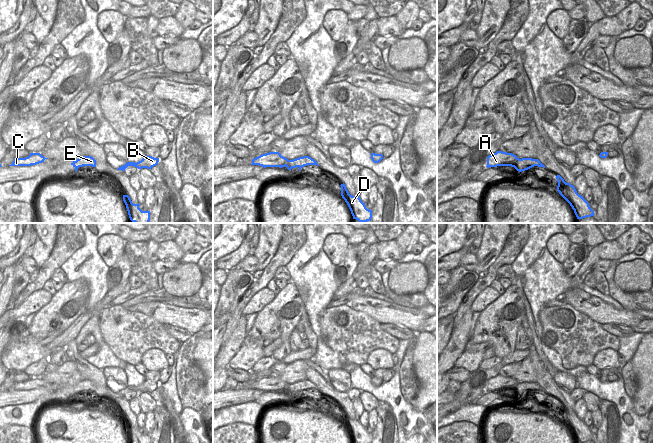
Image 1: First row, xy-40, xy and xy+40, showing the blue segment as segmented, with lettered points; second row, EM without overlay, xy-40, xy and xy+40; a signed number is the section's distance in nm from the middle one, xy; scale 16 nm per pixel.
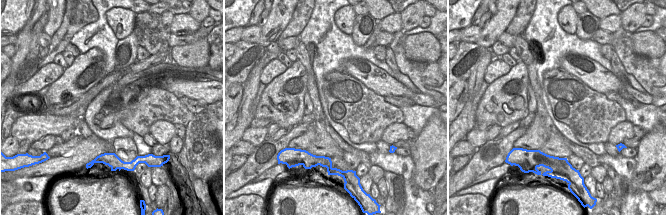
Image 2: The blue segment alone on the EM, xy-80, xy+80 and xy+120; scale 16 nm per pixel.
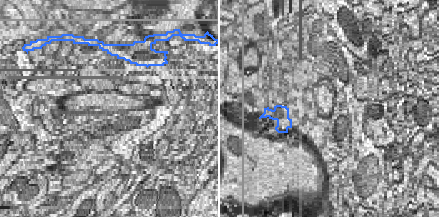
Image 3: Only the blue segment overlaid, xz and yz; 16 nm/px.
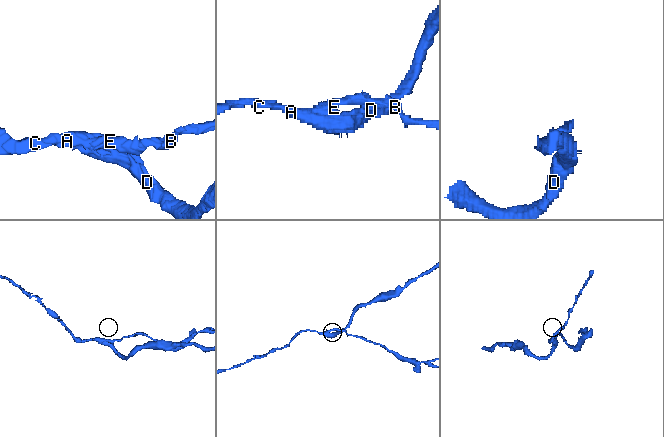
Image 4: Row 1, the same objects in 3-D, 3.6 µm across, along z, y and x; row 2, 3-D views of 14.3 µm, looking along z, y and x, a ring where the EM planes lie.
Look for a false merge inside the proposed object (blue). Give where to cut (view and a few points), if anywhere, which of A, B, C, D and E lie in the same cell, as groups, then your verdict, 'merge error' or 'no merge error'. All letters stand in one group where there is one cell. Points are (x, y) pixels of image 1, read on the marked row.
cut xy+40 (534, 159), (530, 161), (529, 166); groups A C D / B E; merge error

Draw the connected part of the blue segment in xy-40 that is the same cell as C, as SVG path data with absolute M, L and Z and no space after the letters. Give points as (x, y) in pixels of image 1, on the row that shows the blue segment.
M30 153L28 157L25 158L15 158L11 165L9 166L31 166L44 162L45 158L40 153Z

